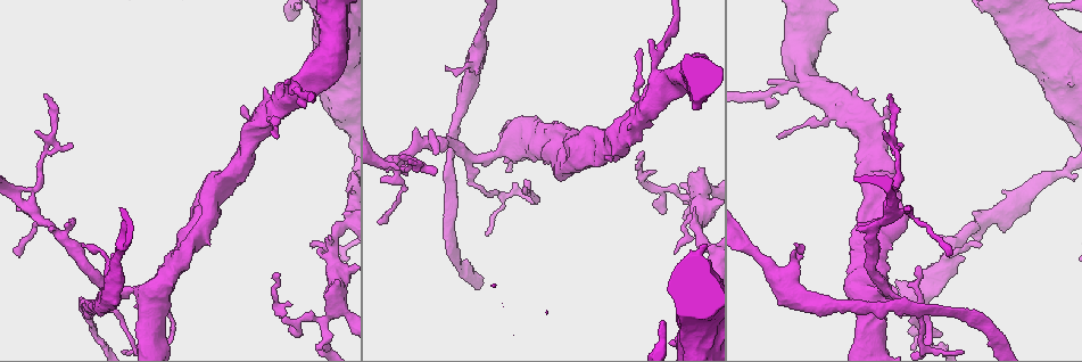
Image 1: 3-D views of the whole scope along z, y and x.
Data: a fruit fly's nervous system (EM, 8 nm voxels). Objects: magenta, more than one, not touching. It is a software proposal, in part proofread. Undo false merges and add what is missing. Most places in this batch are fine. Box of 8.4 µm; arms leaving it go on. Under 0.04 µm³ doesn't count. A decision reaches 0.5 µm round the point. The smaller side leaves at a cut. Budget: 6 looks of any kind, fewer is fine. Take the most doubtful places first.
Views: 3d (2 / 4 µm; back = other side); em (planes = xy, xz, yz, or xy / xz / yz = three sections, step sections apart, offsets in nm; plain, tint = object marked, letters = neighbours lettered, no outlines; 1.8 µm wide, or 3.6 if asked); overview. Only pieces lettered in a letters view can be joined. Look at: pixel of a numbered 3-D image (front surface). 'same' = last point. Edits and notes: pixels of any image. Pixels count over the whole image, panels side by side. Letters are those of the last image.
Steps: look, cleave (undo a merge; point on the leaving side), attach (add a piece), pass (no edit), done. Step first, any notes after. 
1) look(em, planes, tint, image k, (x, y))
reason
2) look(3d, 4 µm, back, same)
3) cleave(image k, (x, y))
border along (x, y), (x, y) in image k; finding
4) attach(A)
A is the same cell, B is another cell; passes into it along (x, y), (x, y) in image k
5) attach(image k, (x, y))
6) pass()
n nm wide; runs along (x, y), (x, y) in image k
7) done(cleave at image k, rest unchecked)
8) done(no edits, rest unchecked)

look(3d, 2 µm, image 1, (31, 208))
three arms meet

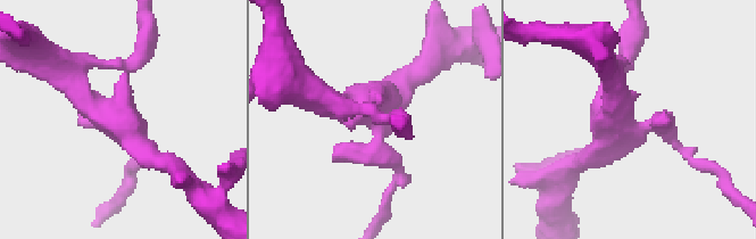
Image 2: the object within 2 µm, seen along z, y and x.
look(em, planes, tint, image 2, (378, 99))
now the EM

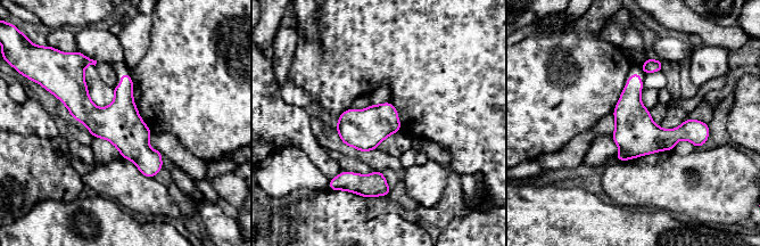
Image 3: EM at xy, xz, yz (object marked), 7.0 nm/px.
look(em, planes, letters, same)

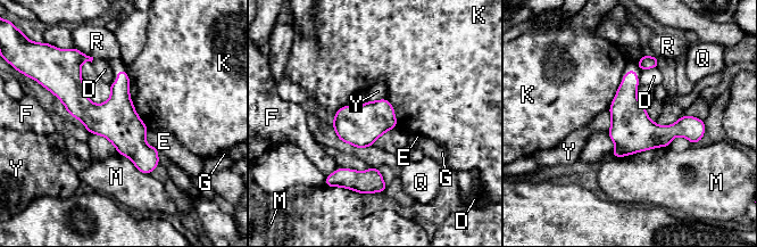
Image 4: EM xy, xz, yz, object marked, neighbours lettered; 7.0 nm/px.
pass()
280 nm wide; D, E, F, G, K, M, Q, R and Y are other cells; runs along (63, 84), (155, 163) in image 4; one neuron here

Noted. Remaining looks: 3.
look(3d, 4 µm, image 1, (401, 158))

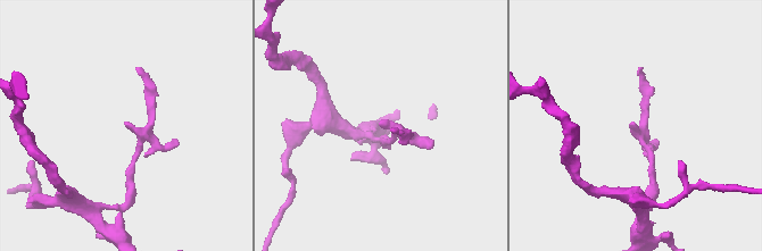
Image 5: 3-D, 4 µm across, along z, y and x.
look(em, xz, step 4, letters, image 5, (126, 123))
shape alone is not enough

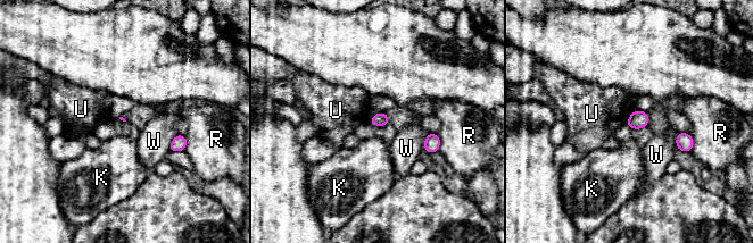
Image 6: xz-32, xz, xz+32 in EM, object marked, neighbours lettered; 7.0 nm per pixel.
pass()
K, R, U and W are other cells; border along (635, 110), (625, 124) in image 6; no lettered piece goes on from it

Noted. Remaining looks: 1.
look(em, yz, step 8, letters, image 1, (702, 223))
calibre changes

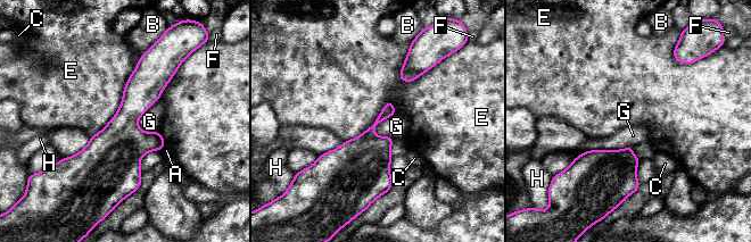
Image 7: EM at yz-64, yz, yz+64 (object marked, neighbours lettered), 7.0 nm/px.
pass()
A, B, C, E, F, G and H are other cells; border along (141, 55), (116, 114), (90, 138) in image 7; all the same neuron

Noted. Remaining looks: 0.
done(no edits, rest unchecked)

